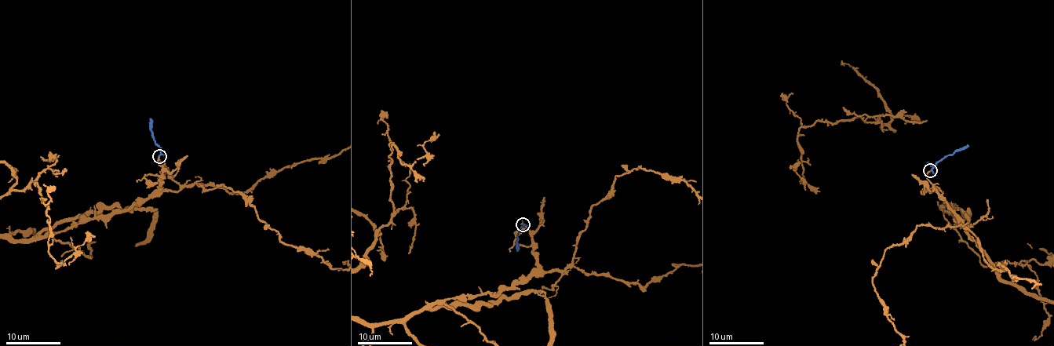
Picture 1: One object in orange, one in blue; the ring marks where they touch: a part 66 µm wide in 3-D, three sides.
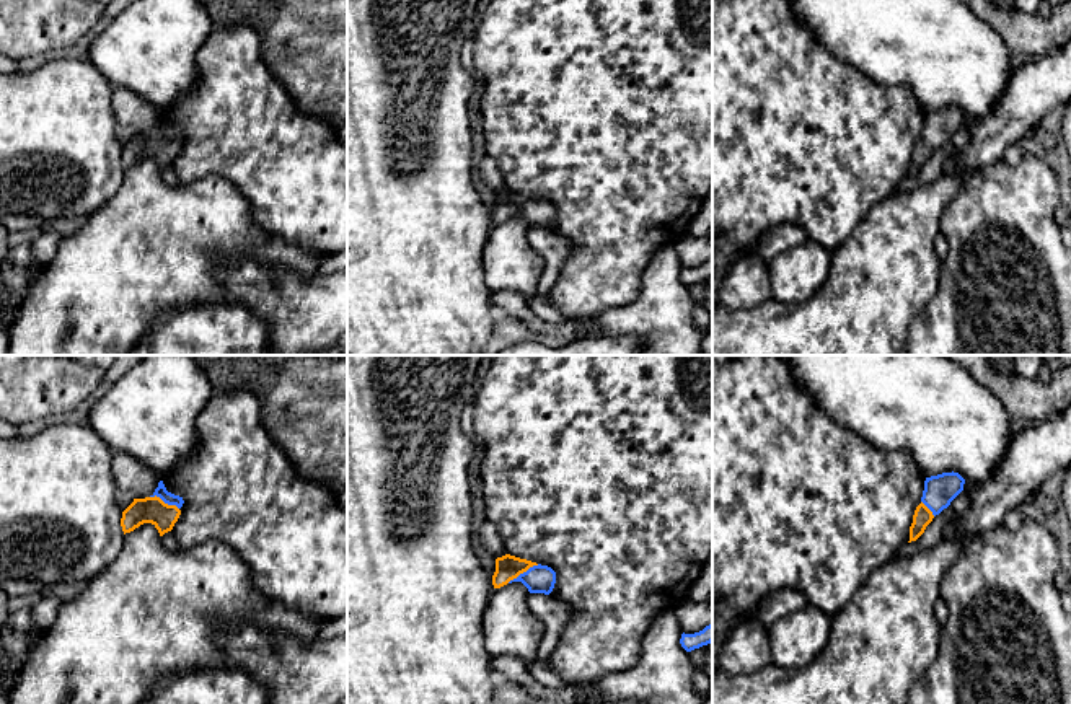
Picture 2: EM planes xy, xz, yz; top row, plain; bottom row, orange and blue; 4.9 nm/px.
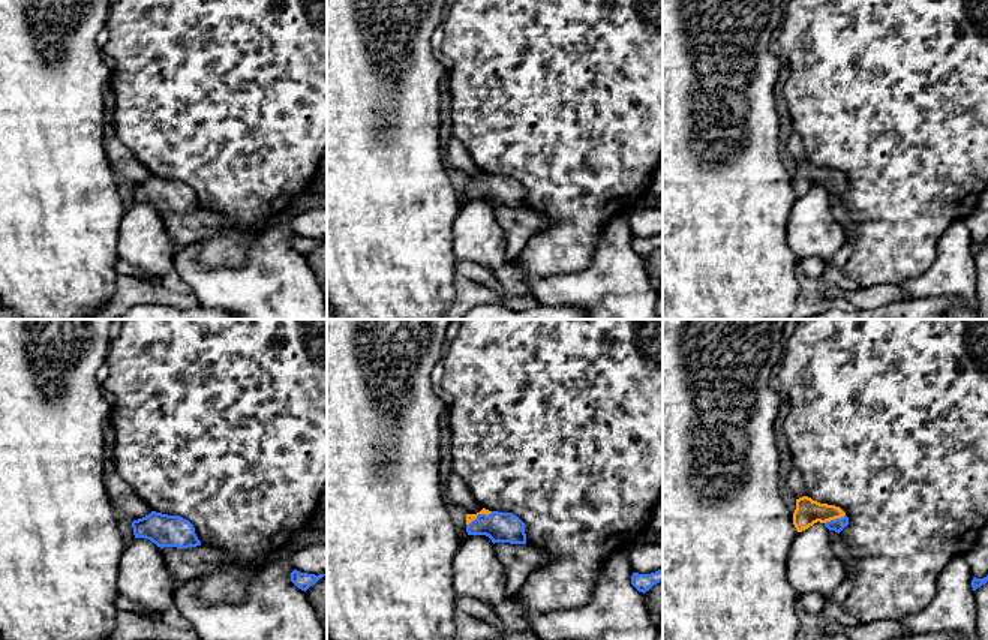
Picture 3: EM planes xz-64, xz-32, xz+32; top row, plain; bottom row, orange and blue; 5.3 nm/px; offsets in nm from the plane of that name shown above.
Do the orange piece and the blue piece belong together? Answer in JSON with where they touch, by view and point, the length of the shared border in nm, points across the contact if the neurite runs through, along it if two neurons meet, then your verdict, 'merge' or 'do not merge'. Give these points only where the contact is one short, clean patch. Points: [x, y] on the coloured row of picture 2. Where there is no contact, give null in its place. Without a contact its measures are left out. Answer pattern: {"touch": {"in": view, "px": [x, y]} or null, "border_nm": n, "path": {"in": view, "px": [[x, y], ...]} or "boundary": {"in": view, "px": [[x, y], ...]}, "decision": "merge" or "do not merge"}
{"touch": {"in": "xz", "px": [522, 572]}, "border_nm": 180, "path": {"in": "xz", "px": [[507, 567], [522, 572], [540, 579]]}, "decision": "merge"}

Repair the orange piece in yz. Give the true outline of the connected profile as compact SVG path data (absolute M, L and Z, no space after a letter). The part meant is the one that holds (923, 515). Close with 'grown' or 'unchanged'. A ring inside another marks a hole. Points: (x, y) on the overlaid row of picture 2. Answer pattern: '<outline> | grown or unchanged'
M942 473L926 477L921 504L916 507L910 526L910 541L916 541L944 508L963 491L965 479L959 473Z | grown

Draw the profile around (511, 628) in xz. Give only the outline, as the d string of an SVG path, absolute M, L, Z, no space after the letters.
M522 582L494 588L483 616L483 632L491 657L512 655L525 665L538 662L544 626L533 614L528 596L530 592Z

